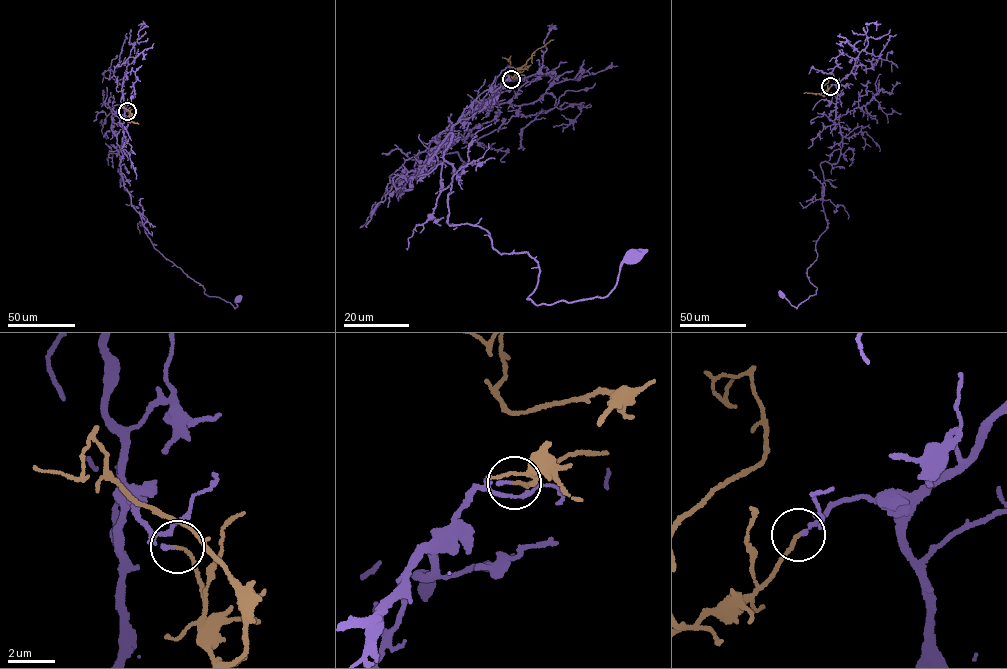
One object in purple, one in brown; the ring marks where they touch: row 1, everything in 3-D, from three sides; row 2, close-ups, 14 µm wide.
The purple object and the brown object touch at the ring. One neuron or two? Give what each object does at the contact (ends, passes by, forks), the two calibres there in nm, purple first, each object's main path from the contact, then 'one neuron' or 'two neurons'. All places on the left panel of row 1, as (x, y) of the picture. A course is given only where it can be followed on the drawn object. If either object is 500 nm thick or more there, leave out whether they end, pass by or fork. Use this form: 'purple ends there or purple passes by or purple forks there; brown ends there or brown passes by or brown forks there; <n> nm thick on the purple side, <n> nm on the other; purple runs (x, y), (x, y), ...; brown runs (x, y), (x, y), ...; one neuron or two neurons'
purple ends there; brown ends there; 130 nm thick on the purple side, 130 nm on the other; purple runs (127, 111), (119, 165), (145, 232), (204, 293), (235, 308), (237, 299); brown runs (127, 111), (131, 117), (123, 106), (119, 106); one neuron

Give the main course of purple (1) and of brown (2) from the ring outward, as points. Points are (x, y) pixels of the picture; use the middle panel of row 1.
1: (512, 78), (431, 150), (427, 163), (452, 133), (448, 225), (535, 258), (536, 304), (605, 297), (632, 258)
2: (512, 78), (525, 67), (511, 69), (509, 57), (502, 57)

